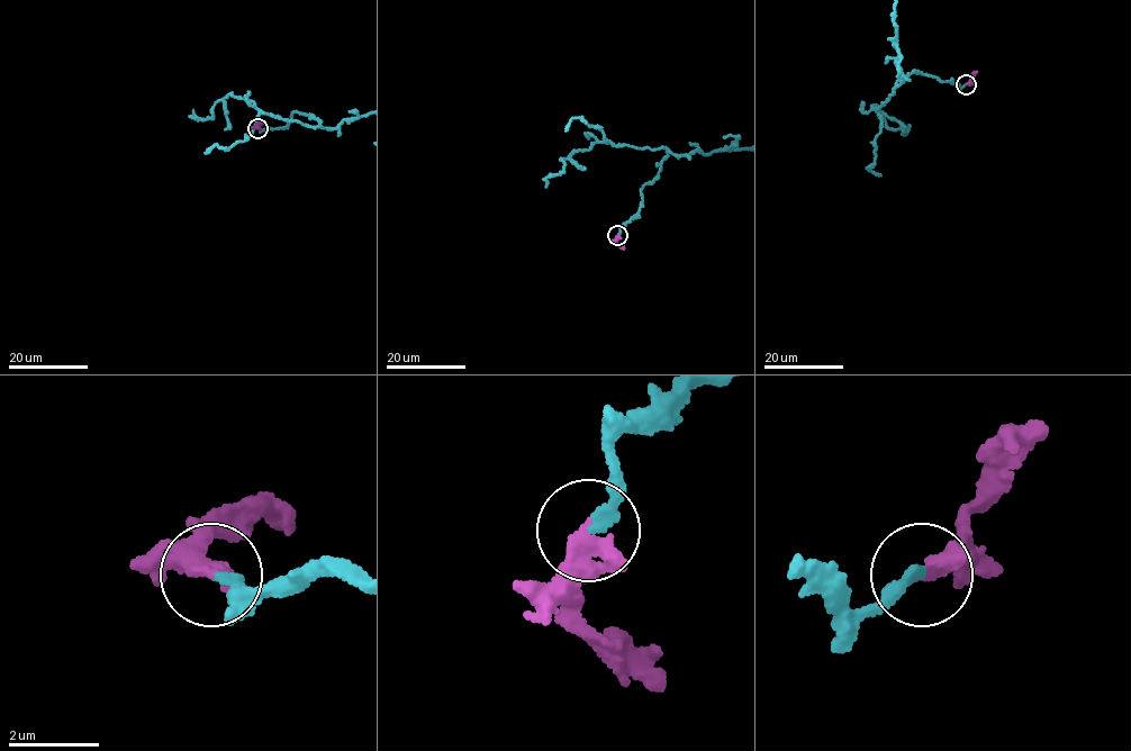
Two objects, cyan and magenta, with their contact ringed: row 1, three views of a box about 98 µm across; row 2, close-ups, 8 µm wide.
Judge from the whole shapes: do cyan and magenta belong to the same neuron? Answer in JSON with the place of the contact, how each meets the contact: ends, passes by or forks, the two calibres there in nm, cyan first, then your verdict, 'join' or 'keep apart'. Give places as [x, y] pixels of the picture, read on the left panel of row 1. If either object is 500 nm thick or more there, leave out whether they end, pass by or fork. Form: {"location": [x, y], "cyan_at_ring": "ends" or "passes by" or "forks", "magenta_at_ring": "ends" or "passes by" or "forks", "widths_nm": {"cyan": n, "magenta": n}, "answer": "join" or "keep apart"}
{"location": [258, 128], "cyan_at_ring": "ends", "magenta_at_ring": "ends", "widths_nm": {"cyan": 240, "magenta": 480}, "answer": "join"}

